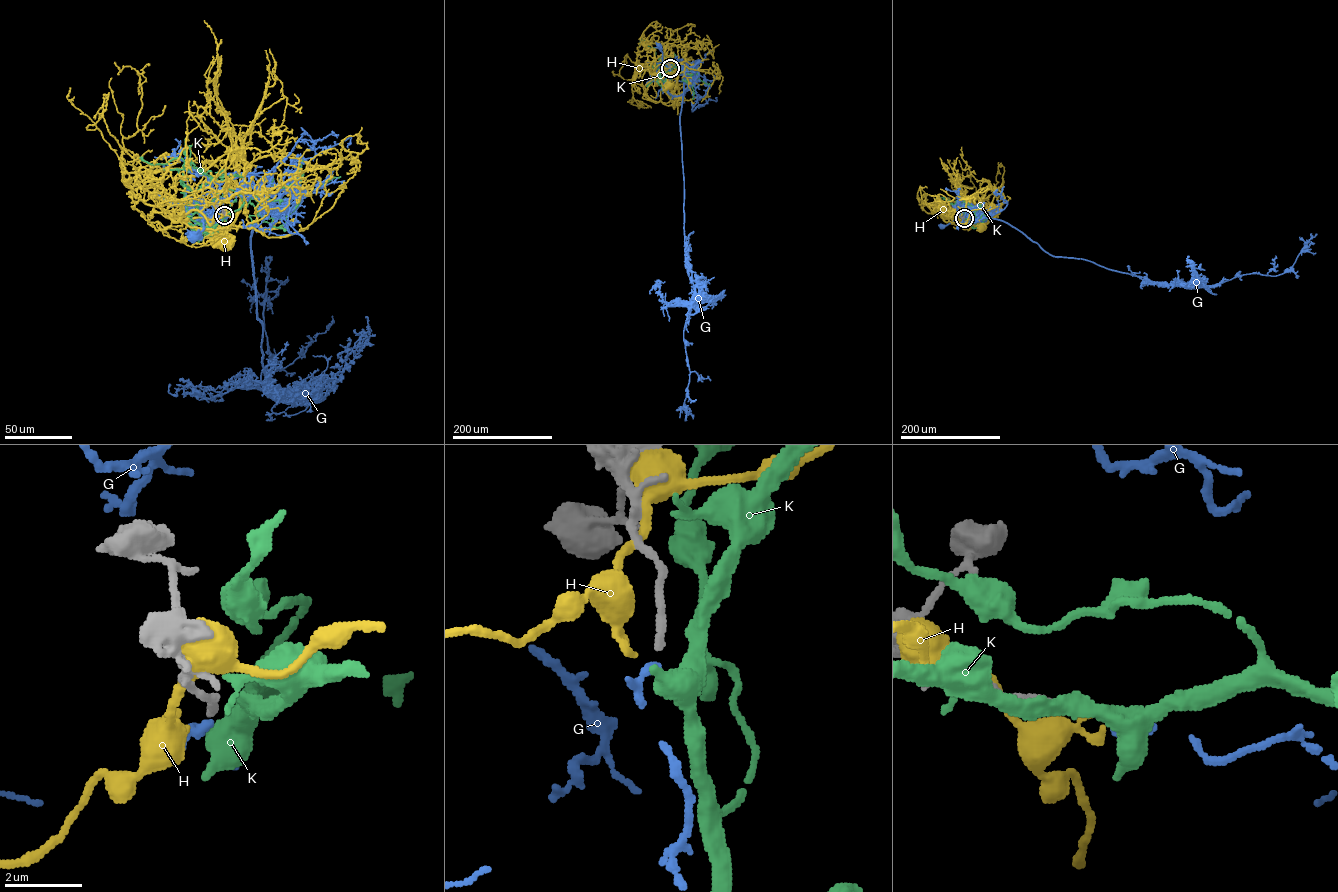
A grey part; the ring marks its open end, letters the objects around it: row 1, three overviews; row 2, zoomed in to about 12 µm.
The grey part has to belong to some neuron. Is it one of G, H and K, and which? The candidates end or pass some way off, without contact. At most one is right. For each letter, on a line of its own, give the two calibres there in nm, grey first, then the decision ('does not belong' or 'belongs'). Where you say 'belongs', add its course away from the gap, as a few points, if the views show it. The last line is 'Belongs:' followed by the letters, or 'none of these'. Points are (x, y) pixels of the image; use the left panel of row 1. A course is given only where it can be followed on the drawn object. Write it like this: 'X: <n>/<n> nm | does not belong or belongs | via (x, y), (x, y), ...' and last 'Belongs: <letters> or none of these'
G: 200/240 nm | belongs | via (224, 215), (212, 207), (234, 194), (258, 196), (260, 213), (272, 177), (215, 176), (193, 238)
H: 200/130 nm | does not belong
K: 200/440 nm | does not belong
Belongs: G

